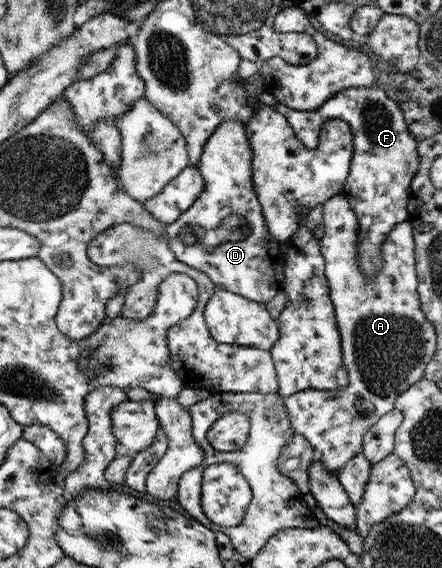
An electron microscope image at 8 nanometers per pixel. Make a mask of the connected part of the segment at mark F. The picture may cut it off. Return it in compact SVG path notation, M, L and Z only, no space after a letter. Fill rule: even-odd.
M377 85L337 92L316 110L297 111L279 103L275 109L288 119L306 148L315 149L318 146L320 134L324 132L329 119L342 119L350 125L353 155L351 170L341 195L348 199L361 225L361 239L357 243L361 274L367 278L375 276L383 266L381 246L393 228L409 218L407 201L412 179L419 169L419 140L410 131L402 109Z

